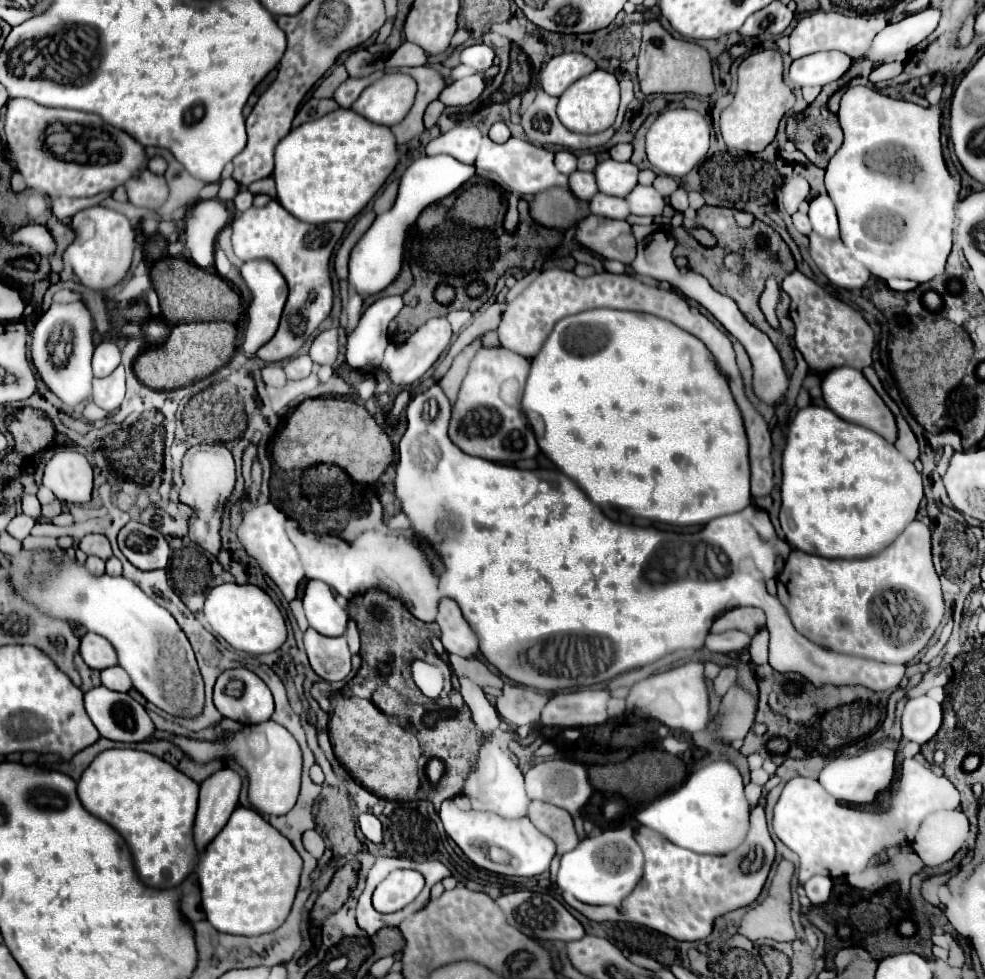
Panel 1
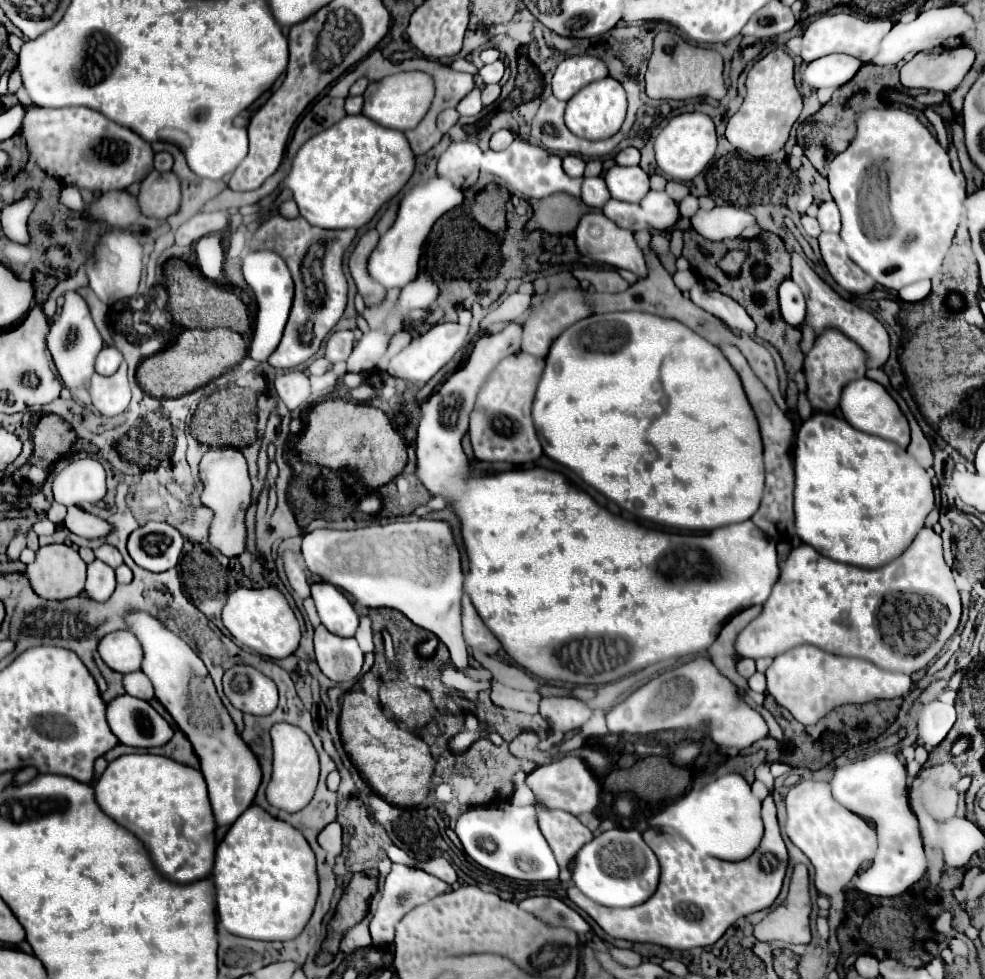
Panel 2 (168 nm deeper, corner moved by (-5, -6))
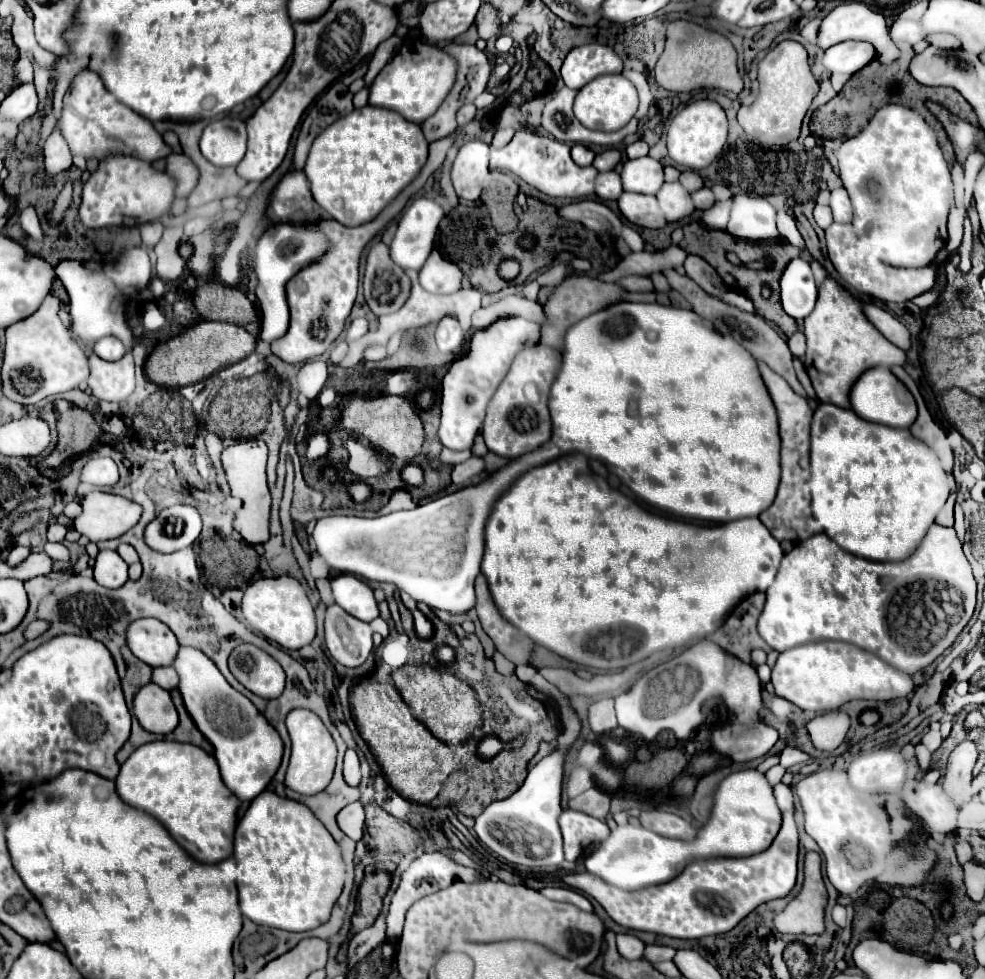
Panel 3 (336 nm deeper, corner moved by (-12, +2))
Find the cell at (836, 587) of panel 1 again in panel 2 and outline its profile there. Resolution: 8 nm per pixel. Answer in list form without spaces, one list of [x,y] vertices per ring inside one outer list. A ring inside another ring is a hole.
[[[922,528],[902,556],[874,570],[834,562],[818,554],[814,548],[802,544],[790,552],[768,602],[764,602],[760,618],[750,622],[738,634],[734,650],[740,658],[756,660],[764,656],[774,658],[786,652],[788,648],[800,644],[812,644],[822,648],[824,652],[862,658],[874,662],[884,670],[912,674],[920,668],[926,668],[934,660],[934,656],[944,648],[946,640],[958,628],[960,614],[960,594],[956,590],[952,570],[942,558],[942,538],[930,528]]]

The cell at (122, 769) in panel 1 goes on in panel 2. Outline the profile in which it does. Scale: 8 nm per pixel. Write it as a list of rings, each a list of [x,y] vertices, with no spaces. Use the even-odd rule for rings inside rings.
[[[124,754],[108,764],[104,774],[98,778],[94,786],[96,802],[104,814],[108,814],[114,822],[136,834],[138,840],[144,842],[156,870],[170,882],[190,884],[202,880],[210,874],[214,866],[214,830],[212,810],[208,802],[206,782],[202,774],[194,768],[182,766],[170,758],[154,756],[154,754]]]

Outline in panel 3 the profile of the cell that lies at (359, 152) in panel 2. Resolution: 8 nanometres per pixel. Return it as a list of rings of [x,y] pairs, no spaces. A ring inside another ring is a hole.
[[[375,106],[353,110],[351,114],[327,126],[311,146],[305,174],[309,178],[313,198],[333,220],[341,222],[343,226],[359,226],[363,222],[371,222],[421,172],[423,164],[427,162],[427,146],[429,142],[425,140],[421,126],[411,124],[393,110]]]

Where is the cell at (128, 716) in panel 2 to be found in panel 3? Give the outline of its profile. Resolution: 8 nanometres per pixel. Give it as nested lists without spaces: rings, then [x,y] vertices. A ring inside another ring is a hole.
[[[149,682],[135,694],[133,706],[137,720],[149,732],[169,734],[179,724],[179,716],[171,700],[171,694],[155,682]]]

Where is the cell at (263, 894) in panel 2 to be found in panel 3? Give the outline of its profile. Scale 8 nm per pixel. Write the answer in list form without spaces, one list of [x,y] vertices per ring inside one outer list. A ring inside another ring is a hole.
[[[263,790],[235,830],[233,856],[216,864],[223,882],[237,890],[237,906],[249,920],[291,932],[313,930],[329,920],[343,890],[345,864],[339,844],[305,804]]]

